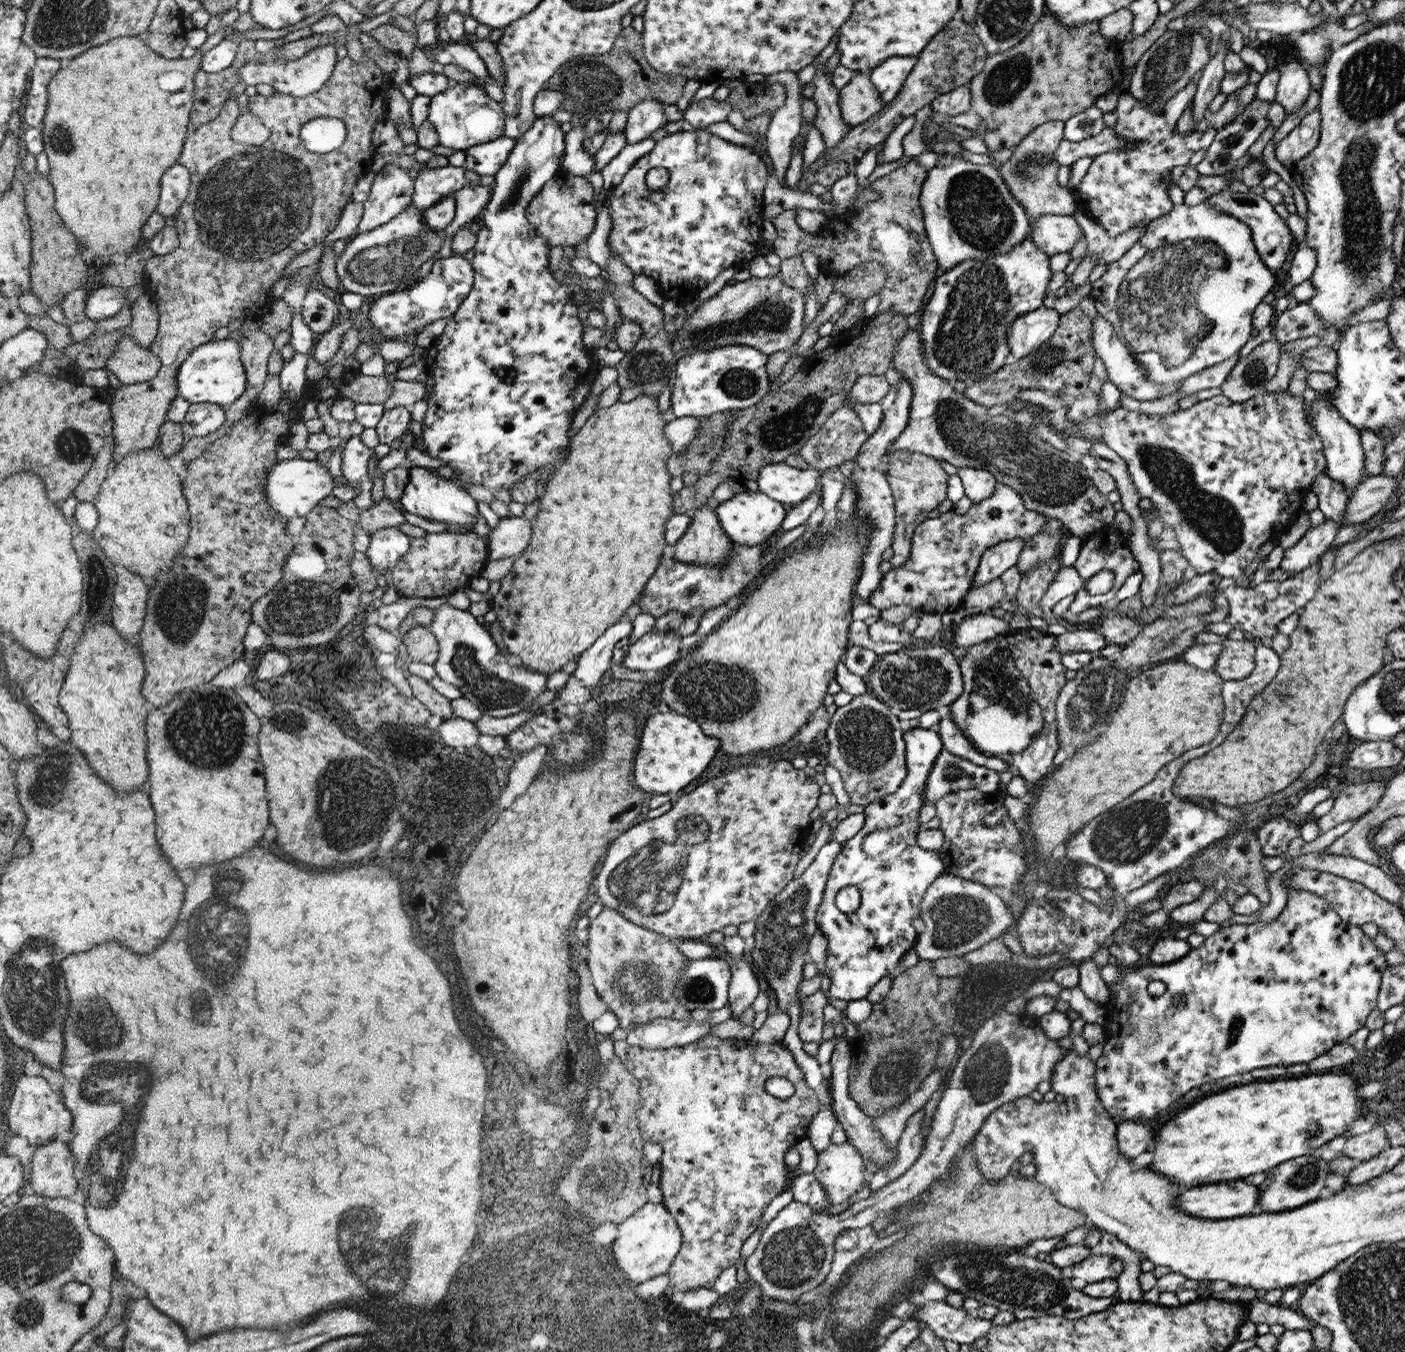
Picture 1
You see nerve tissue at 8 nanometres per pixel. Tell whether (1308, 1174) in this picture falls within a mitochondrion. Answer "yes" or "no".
yes

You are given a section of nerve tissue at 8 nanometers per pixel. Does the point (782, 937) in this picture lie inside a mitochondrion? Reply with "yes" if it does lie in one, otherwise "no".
yes

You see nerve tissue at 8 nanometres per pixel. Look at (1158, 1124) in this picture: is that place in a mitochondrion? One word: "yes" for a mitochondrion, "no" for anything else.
no

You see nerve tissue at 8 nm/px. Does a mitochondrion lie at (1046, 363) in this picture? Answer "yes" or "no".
yes

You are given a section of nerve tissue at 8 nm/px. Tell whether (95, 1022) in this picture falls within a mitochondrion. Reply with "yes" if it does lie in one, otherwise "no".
yes

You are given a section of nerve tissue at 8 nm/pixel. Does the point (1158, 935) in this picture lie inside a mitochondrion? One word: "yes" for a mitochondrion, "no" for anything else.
no

